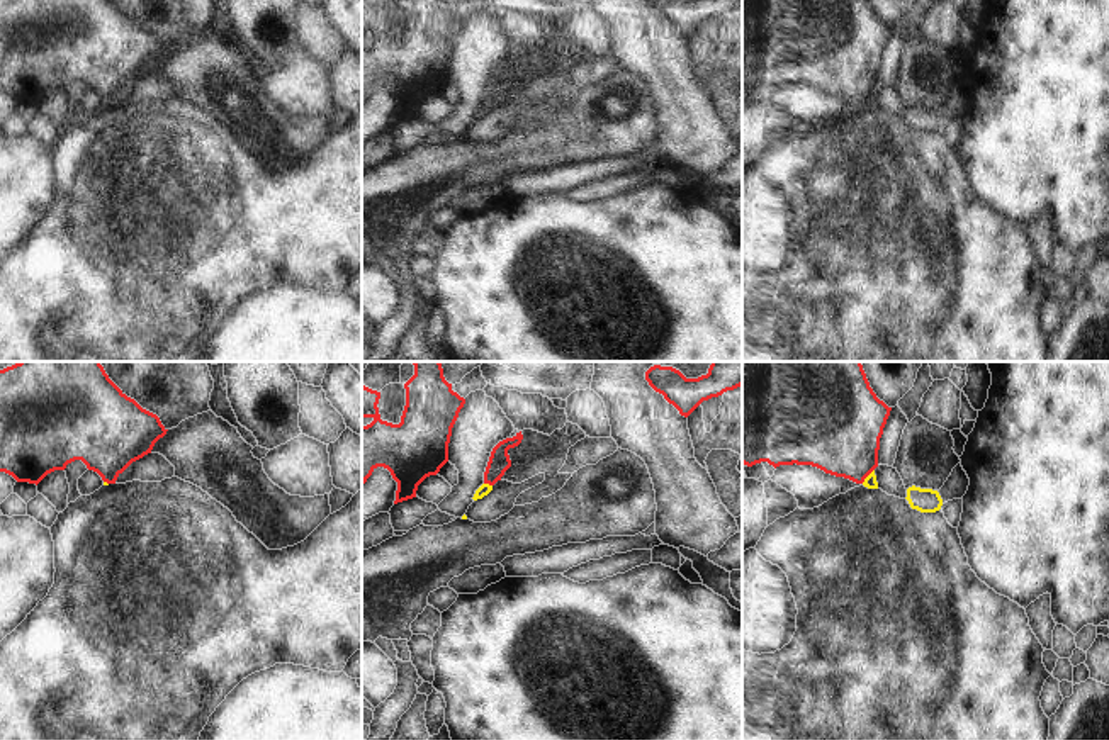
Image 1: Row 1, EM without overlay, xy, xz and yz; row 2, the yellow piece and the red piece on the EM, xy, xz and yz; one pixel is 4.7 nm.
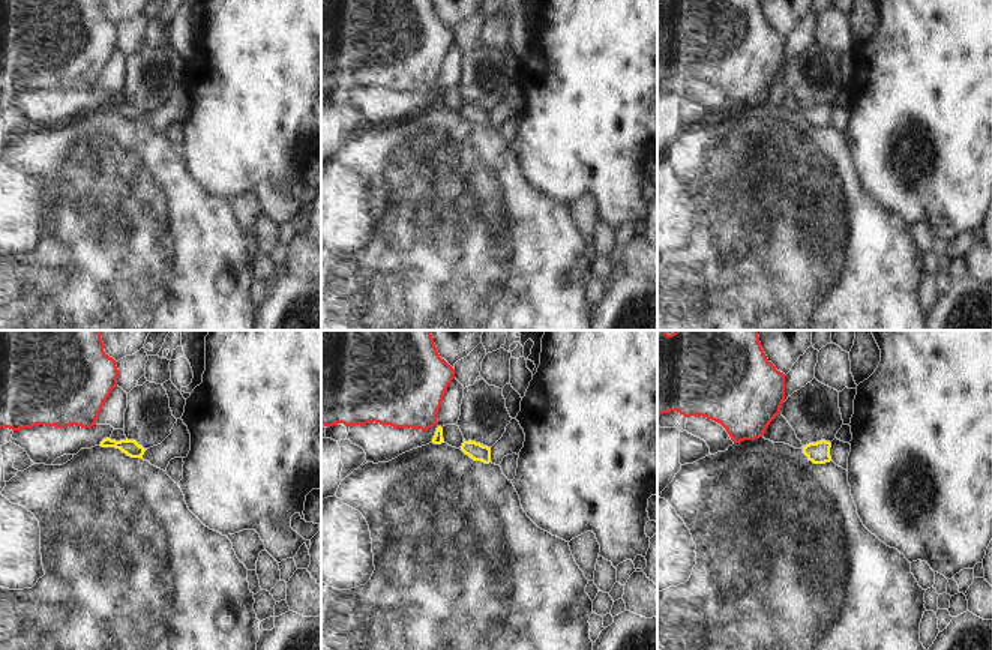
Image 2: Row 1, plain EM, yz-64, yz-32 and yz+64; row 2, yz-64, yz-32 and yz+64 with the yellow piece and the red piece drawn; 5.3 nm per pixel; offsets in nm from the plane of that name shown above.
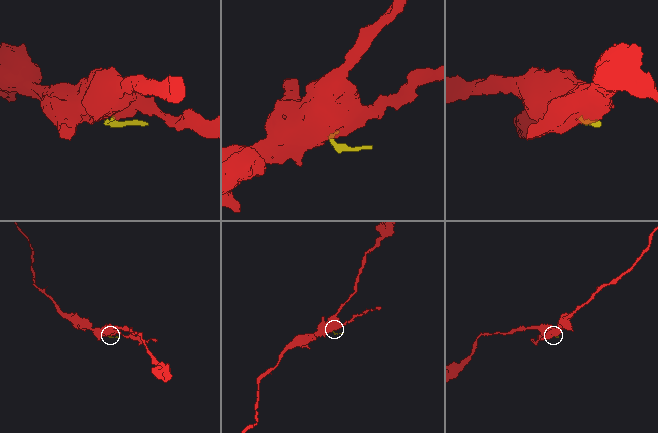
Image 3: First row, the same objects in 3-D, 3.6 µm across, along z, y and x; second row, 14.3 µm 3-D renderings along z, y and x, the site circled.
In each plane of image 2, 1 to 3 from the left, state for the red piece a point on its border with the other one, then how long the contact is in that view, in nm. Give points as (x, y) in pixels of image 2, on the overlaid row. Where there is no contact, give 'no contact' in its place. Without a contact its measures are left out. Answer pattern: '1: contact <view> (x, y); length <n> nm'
1: no contact
2: no contact
3: no contact

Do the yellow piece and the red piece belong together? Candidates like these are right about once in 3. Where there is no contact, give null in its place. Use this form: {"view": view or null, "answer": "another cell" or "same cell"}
{"view": "yz", "answer": "another cell"}

